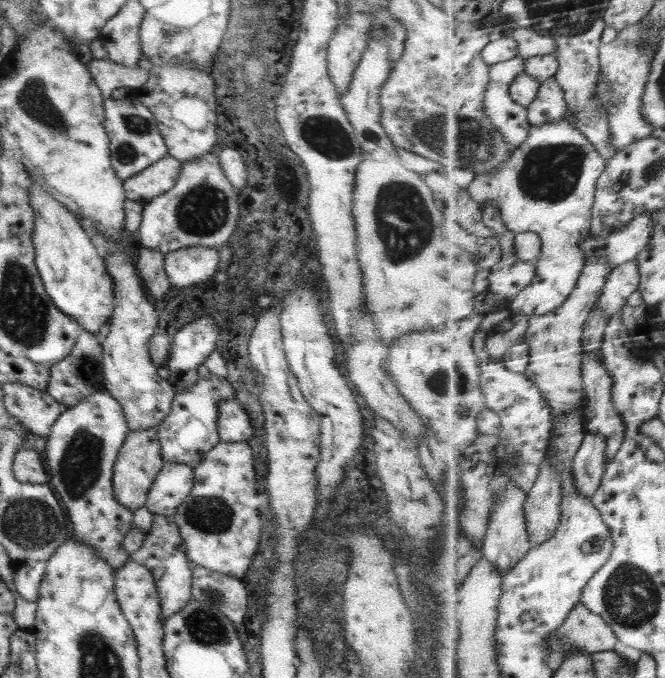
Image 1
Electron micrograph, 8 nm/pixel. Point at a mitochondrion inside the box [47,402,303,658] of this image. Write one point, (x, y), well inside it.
(80, 467)

